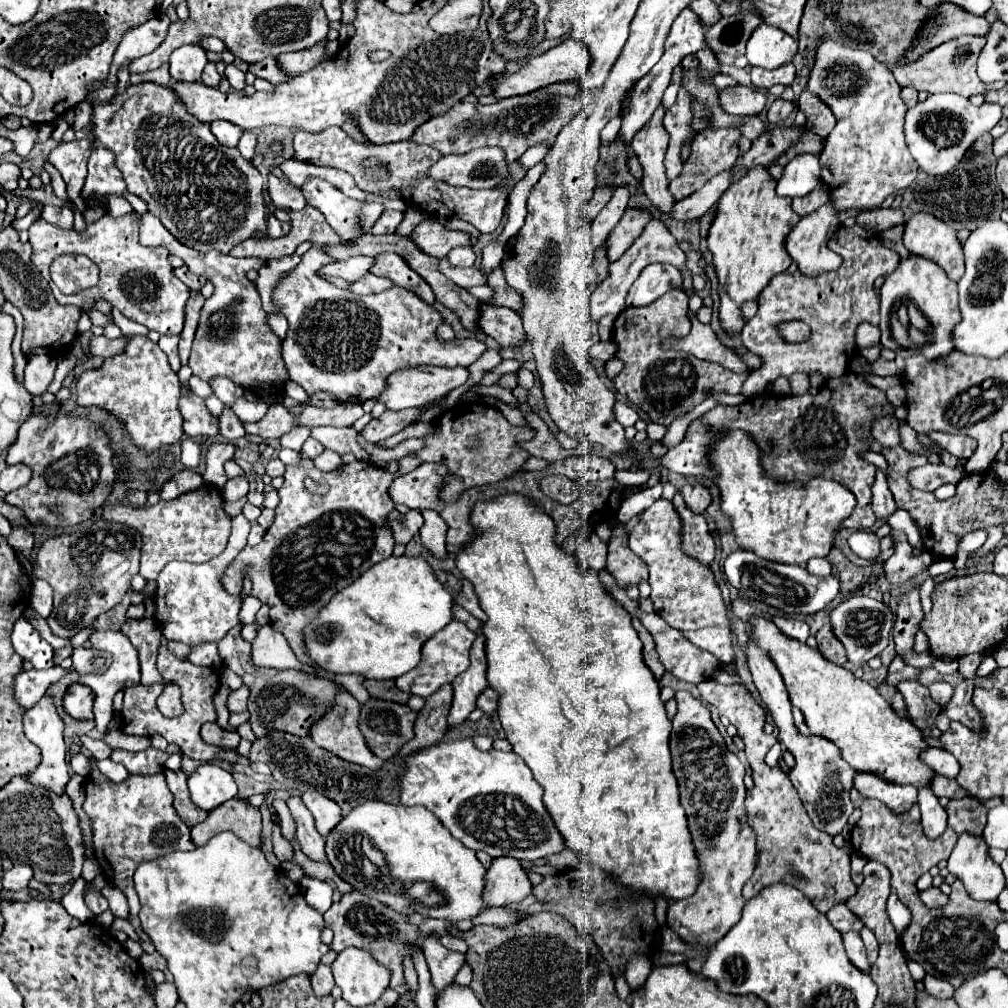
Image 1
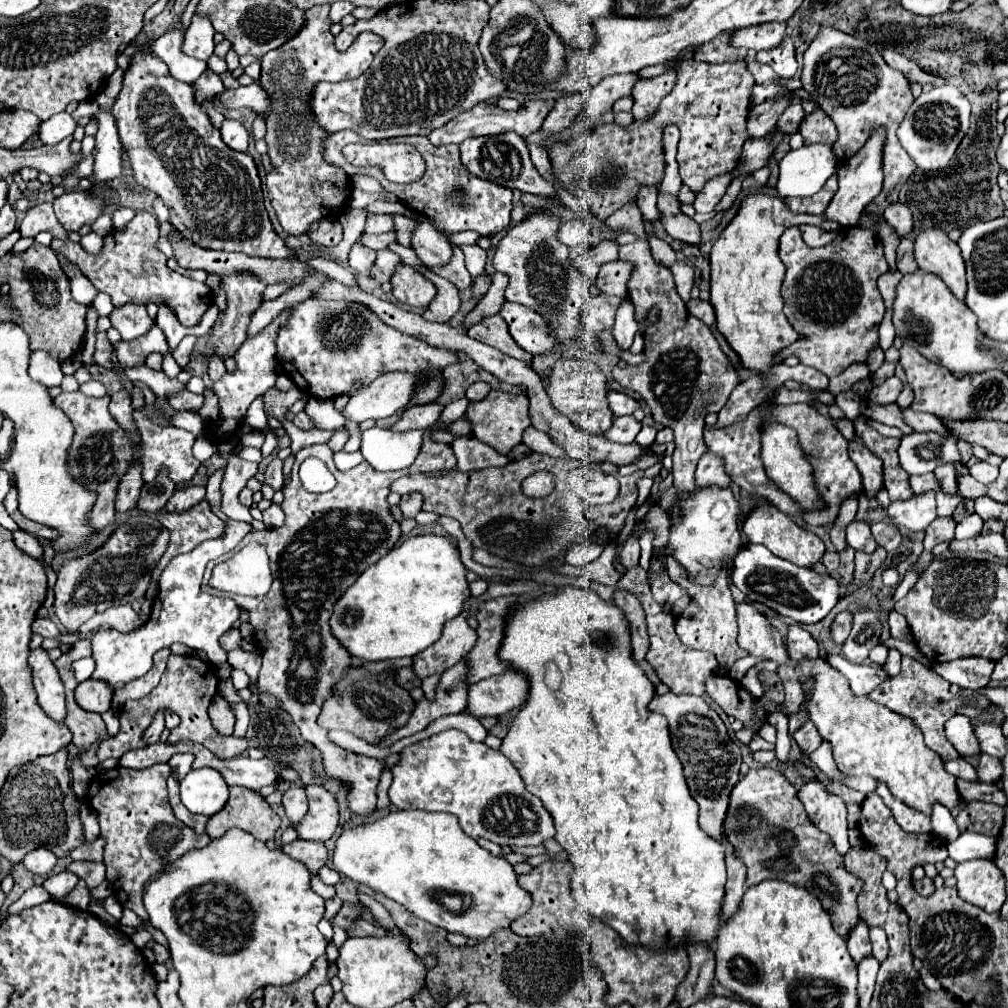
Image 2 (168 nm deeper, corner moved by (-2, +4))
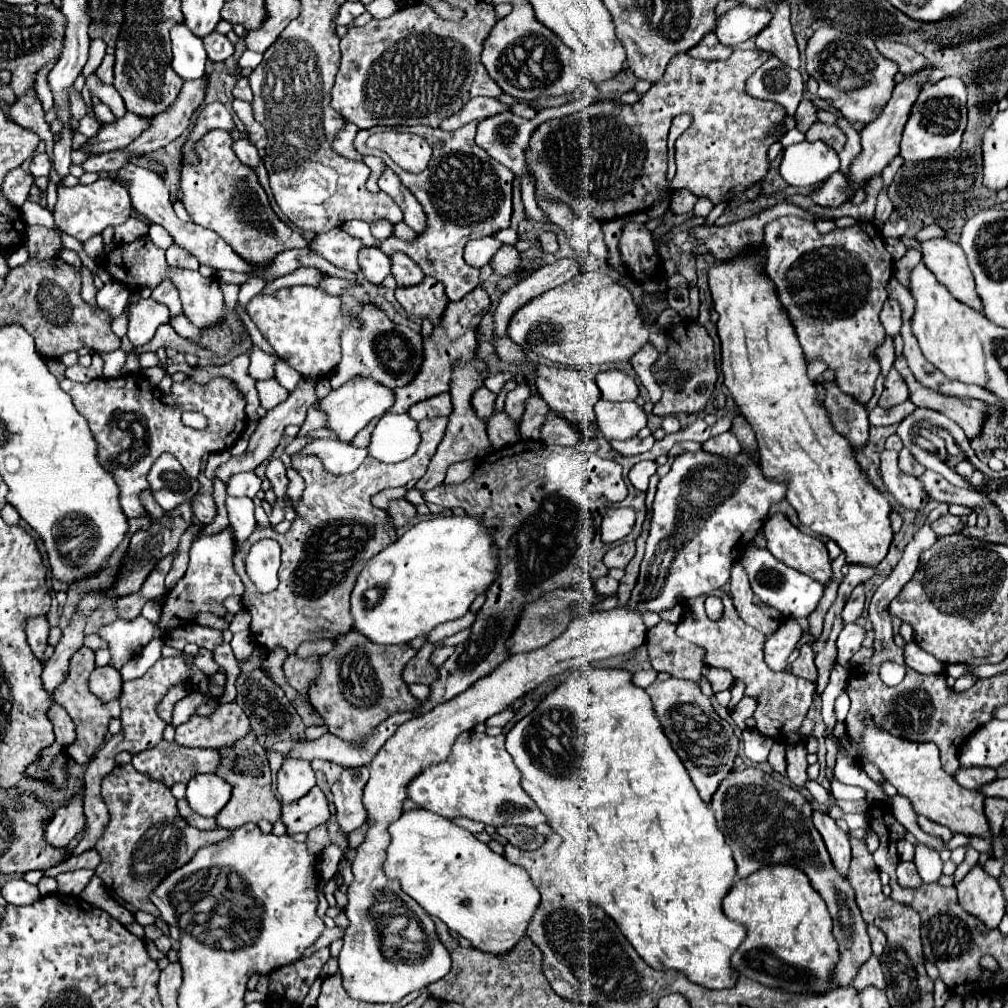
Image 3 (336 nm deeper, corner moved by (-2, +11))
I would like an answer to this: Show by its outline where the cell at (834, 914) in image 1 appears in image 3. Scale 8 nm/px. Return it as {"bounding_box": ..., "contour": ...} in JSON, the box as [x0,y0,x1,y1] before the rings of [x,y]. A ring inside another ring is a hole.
{"bounding_box":[854,957,886,991],"contour":[[[870,957],[862,967],[860,967],[860,973],[858,973],[858,979],[854,979],[854,989],[856,991],[862,991],[866,987],[878,987],[882,991],[886,991],[886,979],[884,979],[884,973],[880,969],[880,961],[878,957]]]}

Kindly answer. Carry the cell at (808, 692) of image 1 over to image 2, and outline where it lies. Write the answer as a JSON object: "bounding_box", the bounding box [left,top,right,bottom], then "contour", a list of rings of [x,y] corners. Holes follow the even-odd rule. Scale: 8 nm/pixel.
{"bounding_box":[796,658,962,814],"contour":[[[802,658],[796,666],[796,674],[798,682],[808,686],[804,690],[808,716],[818,728],[822,740],[832,746],[840,772],[848,776],[872,776],[878,782],[886,782],[894,798],[924,814],[930,814],[934,802],[948,808],[962,804],[956,790],[956,778],[944,770],[942,758],[924,744],[922,732],[906,716],[894,714],[870,696],[852,694],[846,676],[822,658]]]}

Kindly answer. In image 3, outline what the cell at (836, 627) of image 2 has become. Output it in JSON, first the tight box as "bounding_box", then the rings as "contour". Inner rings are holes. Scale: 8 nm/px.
{"bounding_box":[842,585,864,623],"contour":[[[858,585],[858,587],[854,587],[854,591],[852,591],[852,595],[846,601],[846,607],[842,611],[844,623],[854,623],[860,617],[862,609],[864,609],[864,585]]]}

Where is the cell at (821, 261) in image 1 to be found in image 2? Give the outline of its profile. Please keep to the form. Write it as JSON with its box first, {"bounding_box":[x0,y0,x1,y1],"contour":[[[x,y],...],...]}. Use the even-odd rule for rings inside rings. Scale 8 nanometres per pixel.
{"bounding_box":[824,132,884,226],"contour":[[[884,132],[870,136],[870,140],[864,144],[864,148],[850,158],[840,170],[838,170],[838,186],[840,190],[834,194],[830,206],[824,210],[824,218],[830,222],[838,222],[842,226],[854,226],[862,214],[862,210],[878,196],[882,188],[882,146],[884,146]]]}

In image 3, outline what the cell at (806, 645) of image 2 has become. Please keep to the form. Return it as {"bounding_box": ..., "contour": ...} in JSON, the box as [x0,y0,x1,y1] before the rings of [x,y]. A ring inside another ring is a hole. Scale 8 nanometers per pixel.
{"bounding_box":[790,643,818,681],"contour":[[[808,643],[800,647],[800,657],[790,665],[790,671],[798,677],[808,679],[808,681],[816,681],[818,671],[816,671],[816,665],[814,665],[814,651],[810,649]]]}

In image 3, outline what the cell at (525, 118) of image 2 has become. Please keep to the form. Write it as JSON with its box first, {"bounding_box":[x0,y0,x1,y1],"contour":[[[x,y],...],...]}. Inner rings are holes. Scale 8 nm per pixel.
{"bounding_box":[440,97,508,131],"contour":[[[474,97],[474,99],[470,99],[458,113],[454,113],[454,115],[448,117],[446,121],[442,121],[442,123],[440,123],[440,129],[444,129],[444,131],[454,131],[454,129],[458,129],[458,127],[462,127],[462,125],[466,125],[466,123],[470,123],[470,121],[474,121],[474,119],[482,121],[482,119],[492,117],[492,115],[496,115],[496,113],[500,113],[500,111],[506,111],[506,109],[508,109],[508,107],[502,105],[502,103],[496,101],[496,99],[490,99],[490,97]]]}

